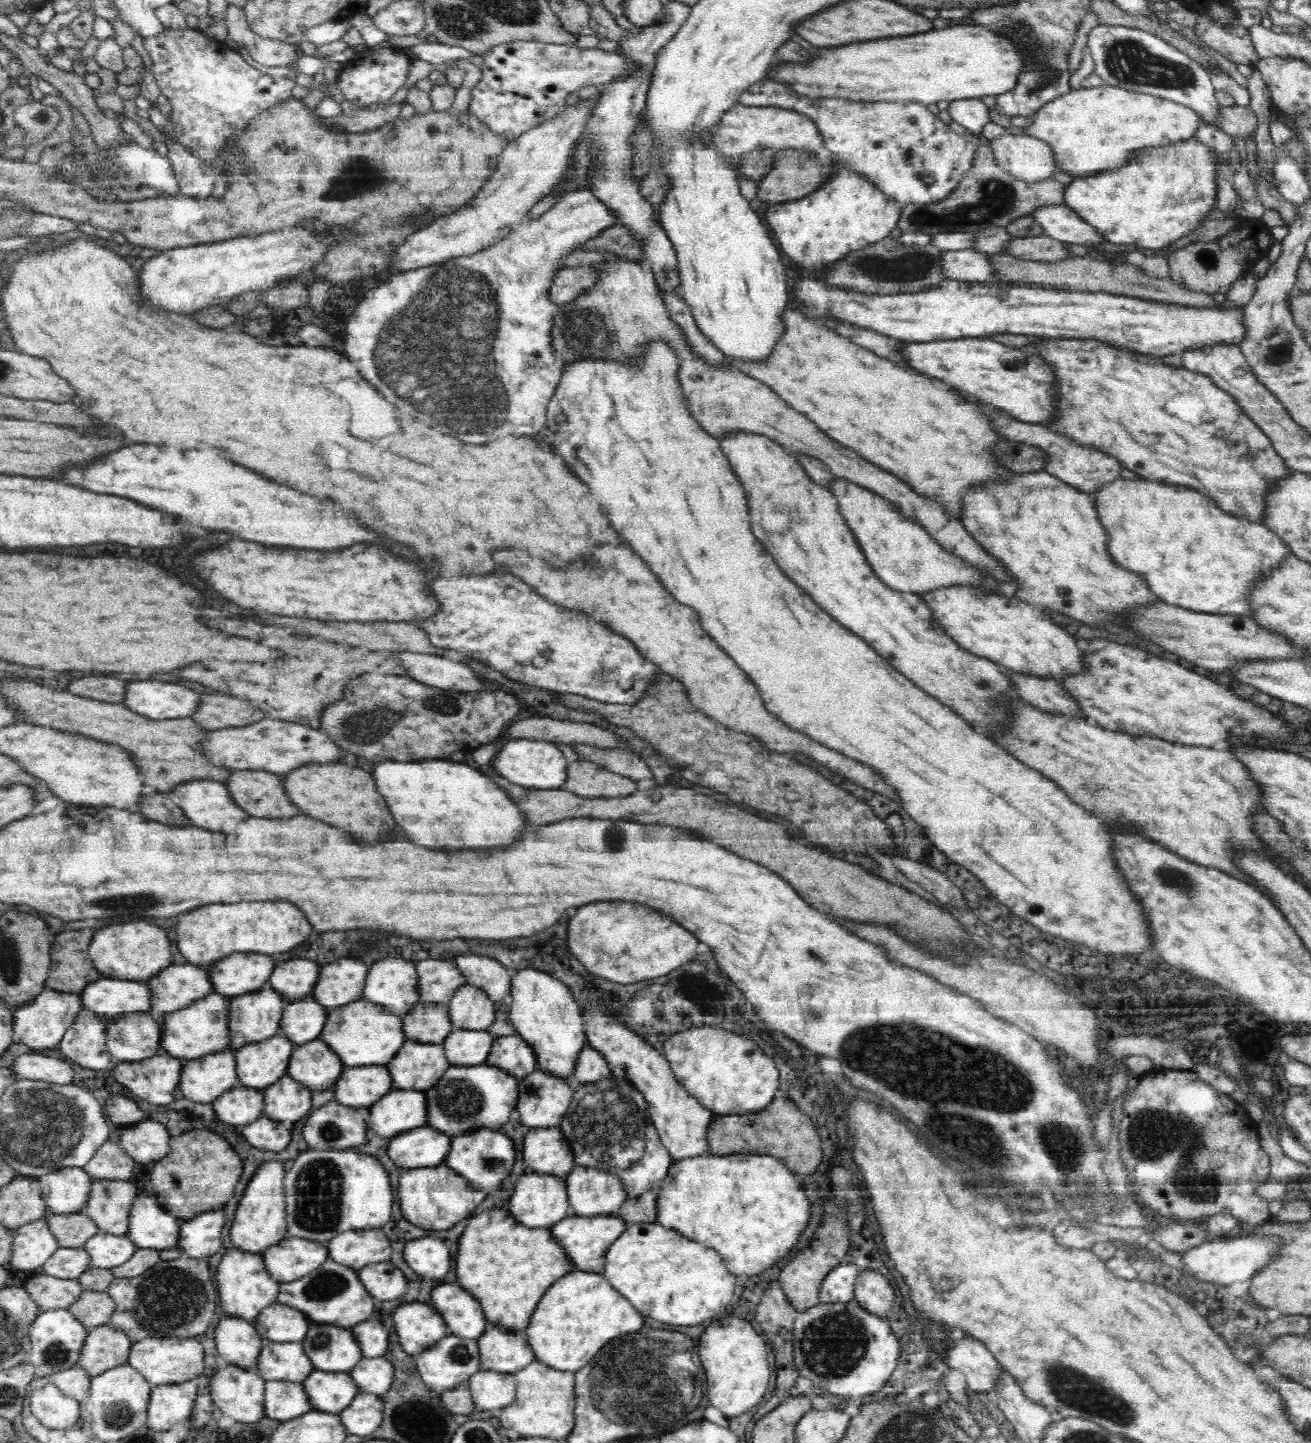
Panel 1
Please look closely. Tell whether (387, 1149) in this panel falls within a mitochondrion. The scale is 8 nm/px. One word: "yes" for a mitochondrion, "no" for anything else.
no

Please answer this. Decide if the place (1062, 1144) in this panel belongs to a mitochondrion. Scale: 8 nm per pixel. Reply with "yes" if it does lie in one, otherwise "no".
yes

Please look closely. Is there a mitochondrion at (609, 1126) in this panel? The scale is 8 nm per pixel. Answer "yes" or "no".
yes

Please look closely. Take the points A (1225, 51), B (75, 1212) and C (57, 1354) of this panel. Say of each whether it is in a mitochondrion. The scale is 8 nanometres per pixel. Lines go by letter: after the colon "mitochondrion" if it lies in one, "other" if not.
A: other
B: other
C: mitochondrion

